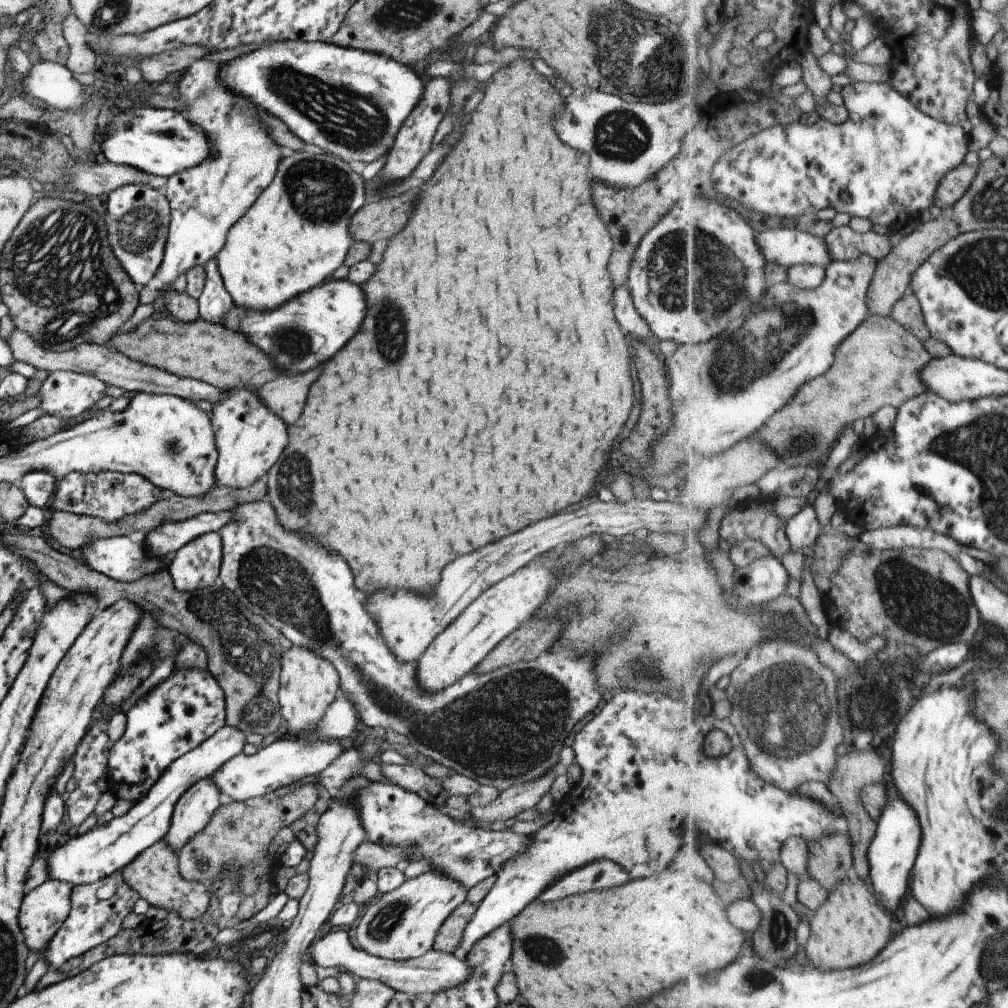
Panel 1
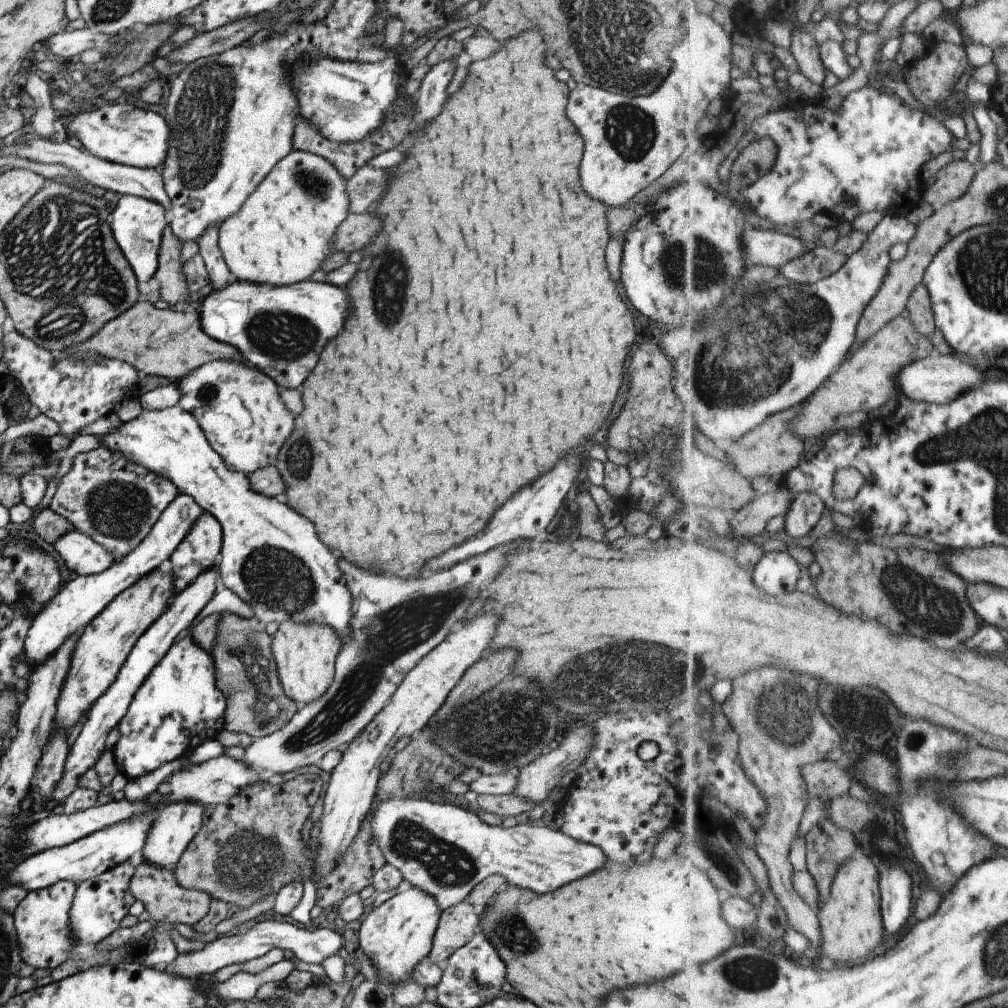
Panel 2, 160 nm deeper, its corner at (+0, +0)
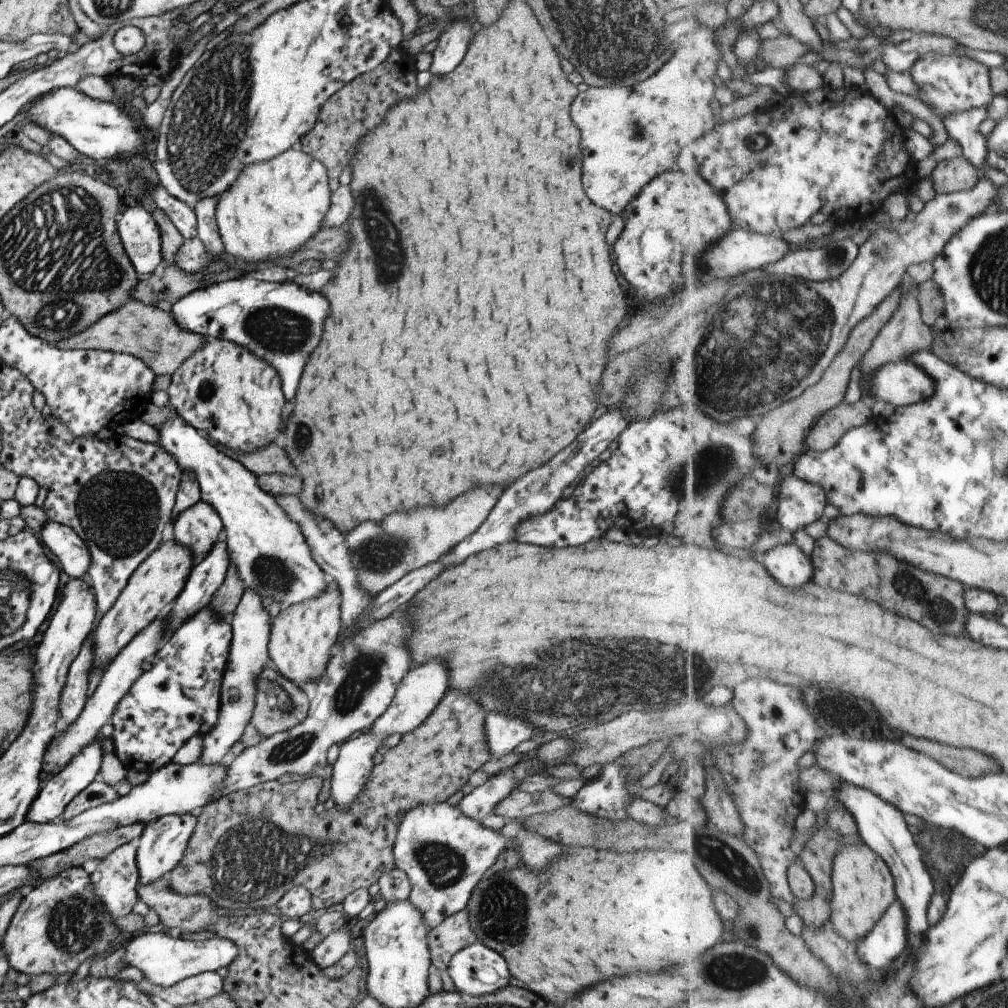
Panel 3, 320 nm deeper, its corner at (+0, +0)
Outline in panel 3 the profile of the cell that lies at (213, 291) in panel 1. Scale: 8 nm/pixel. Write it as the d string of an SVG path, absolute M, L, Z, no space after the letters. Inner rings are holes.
M204 197L192 209L197 216L197 237L204 243L210 256L218 257L225 254L225 248L218 230L216 205L216 197Z

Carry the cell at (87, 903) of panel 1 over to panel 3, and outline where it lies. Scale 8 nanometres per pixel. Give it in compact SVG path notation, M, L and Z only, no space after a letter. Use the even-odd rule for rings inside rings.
M130 842L115 848L106 858L100 859L97 869L91 874L91 881L101 903L107 908L111 917L116 920L126 916L138 902L137 887L139 870L137 865L137 844Z

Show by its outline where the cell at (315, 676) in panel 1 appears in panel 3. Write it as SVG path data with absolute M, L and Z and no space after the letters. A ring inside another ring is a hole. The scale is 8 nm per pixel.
M327 579L325 591L305 601L282 607L271 624L269 657L282 676L295 685L316 681L324 674L341 631L341 592L334 579Z

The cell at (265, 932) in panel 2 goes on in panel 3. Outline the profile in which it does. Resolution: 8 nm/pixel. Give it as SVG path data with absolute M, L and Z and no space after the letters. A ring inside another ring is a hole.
M153 931L130 937L124 947L126 951L123 961L126 967L138 968L144 978L163 987L172 986L200 972L216 971L222 966L228 966L237 954L237 946L230 939L215 936L203 941L184 940L181 937L169 936L166 932Z

